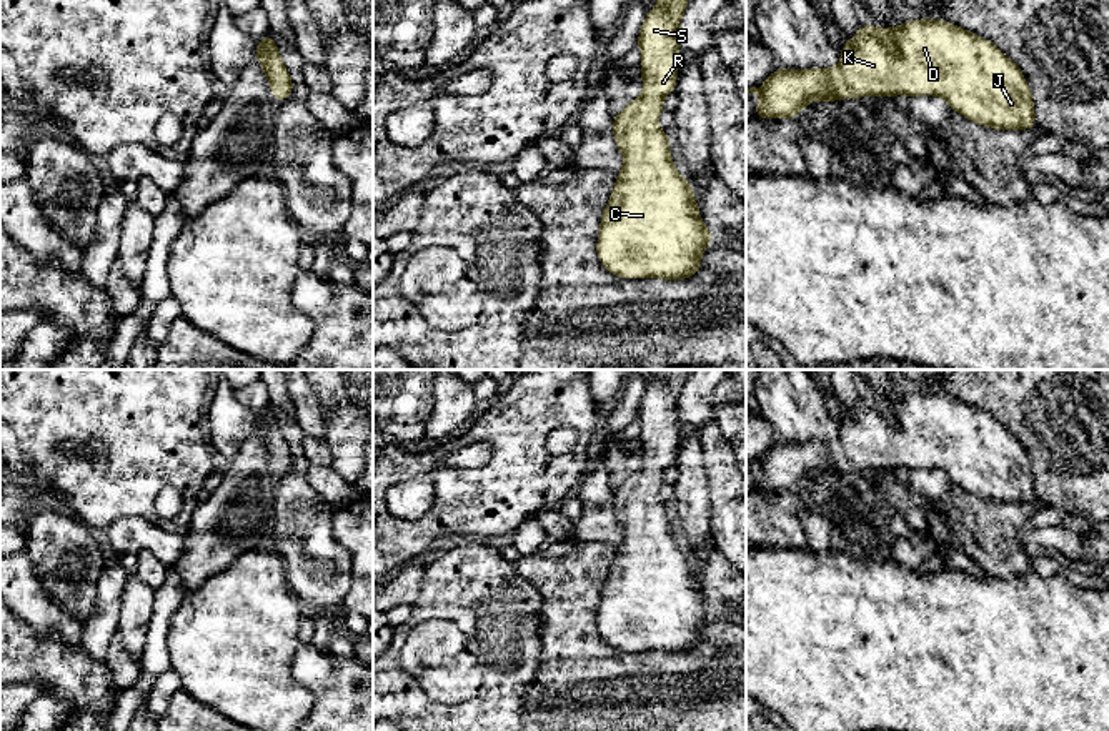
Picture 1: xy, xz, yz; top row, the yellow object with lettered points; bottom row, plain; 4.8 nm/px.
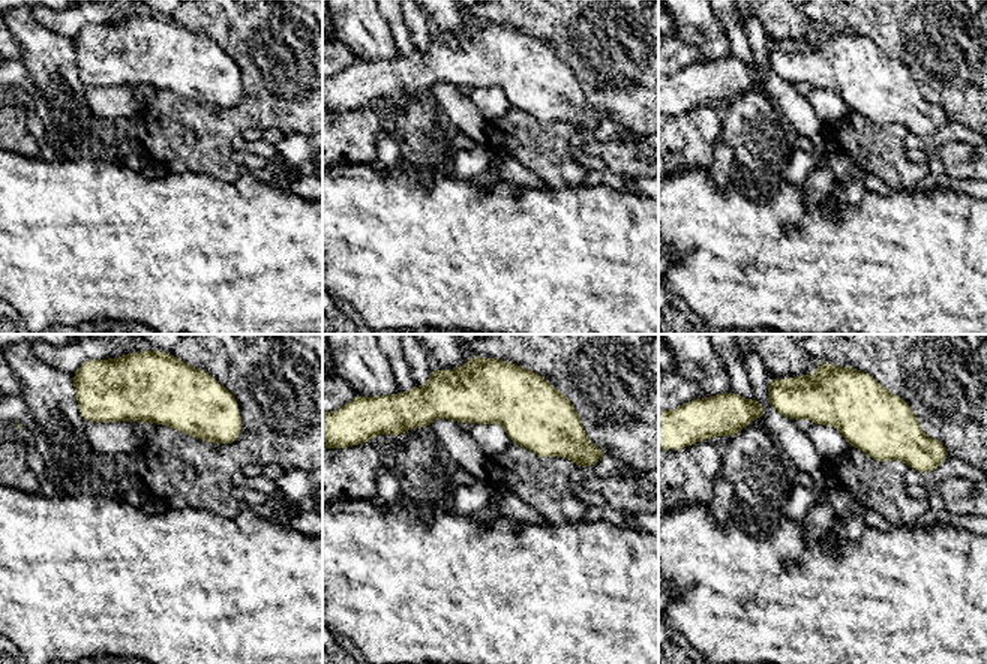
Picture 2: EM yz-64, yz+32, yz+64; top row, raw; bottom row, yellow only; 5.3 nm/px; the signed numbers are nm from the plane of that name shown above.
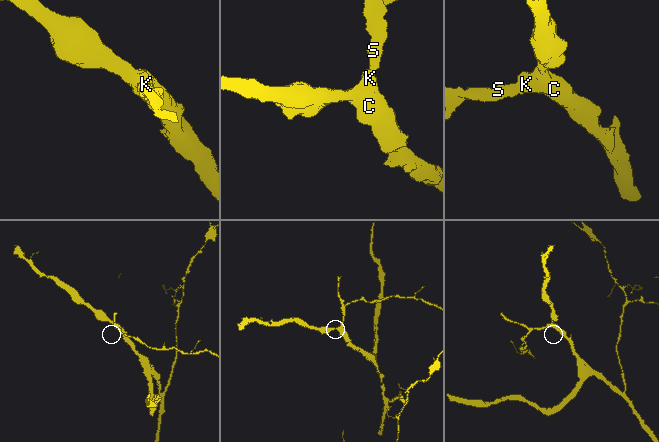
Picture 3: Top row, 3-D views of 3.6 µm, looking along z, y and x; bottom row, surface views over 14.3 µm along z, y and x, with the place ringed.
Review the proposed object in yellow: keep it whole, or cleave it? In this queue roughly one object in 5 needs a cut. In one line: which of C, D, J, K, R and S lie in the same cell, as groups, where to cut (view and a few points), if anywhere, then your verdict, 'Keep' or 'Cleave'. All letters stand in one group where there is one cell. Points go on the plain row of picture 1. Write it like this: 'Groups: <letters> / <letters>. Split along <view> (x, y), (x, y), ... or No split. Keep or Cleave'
Groups: C D J K R S. No split. Keep

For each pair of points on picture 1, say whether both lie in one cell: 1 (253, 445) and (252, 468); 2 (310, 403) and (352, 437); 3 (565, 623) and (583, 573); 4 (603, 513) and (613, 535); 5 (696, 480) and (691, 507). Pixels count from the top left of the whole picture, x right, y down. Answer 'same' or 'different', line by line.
1: same
2: different
3: same
4: same
5: same

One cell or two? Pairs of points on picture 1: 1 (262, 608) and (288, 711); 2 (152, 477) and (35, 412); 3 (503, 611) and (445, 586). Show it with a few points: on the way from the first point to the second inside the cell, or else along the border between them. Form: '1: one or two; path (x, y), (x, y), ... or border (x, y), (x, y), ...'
1: one; path (262, 633), (263, 686)
2: one; path (124, 448), (87, 412), (64, 412)
3: one; path (488, 600), (475, 586), (460, 586)

